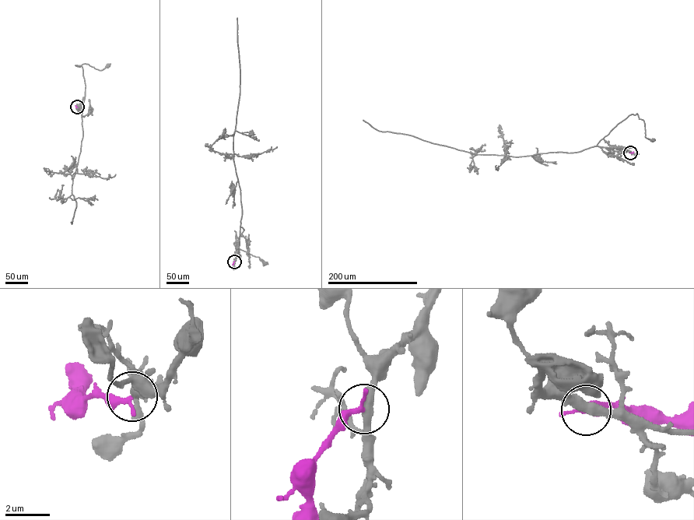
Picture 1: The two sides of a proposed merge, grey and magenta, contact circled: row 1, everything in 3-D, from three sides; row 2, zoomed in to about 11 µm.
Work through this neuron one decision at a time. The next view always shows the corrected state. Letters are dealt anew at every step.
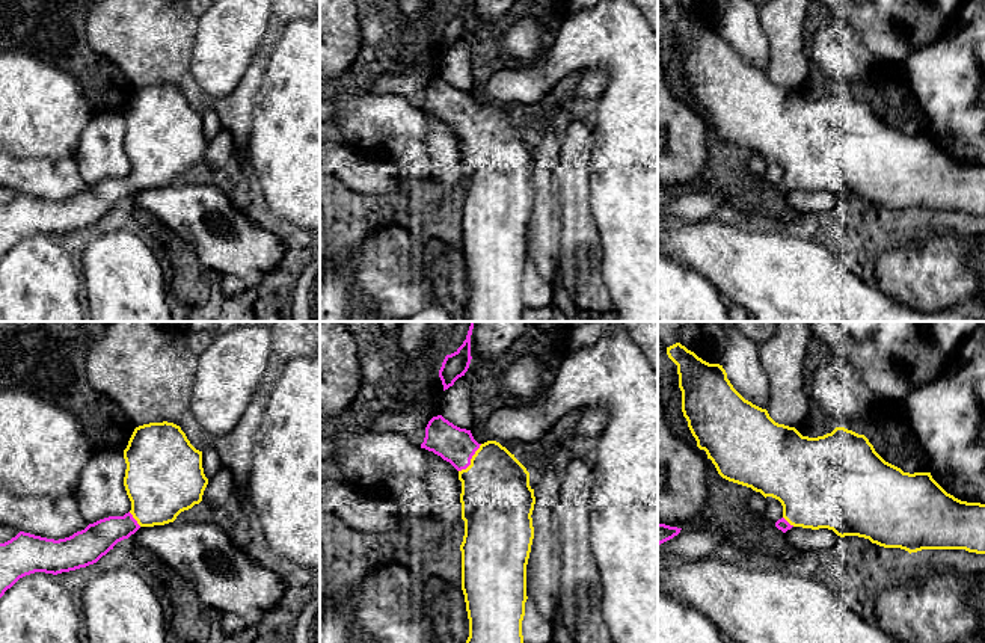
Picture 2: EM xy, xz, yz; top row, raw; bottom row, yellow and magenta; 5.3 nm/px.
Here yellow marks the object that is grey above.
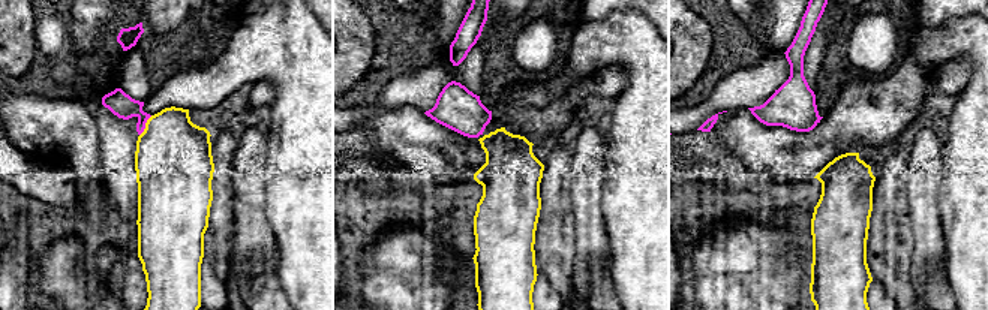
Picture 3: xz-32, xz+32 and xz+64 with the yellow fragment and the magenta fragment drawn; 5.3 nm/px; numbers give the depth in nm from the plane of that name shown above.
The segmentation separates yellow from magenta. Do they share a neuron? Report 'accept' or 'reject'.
accept

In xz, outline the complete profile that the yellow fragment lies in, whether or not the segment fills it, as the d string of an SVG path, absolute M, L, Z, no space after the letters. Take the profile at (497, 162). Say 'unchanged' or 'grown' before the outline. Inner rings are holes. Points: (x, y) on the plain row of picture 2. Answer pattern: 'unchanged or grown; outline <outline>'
grown; outline M442 77L425 89L421 110L433 113L459 133L462 143L462 252L469 281L465 305L468 322L520 322L523 312L522 282L525 278L526 226L534 201L534 151L529 134L496 103L478 106L471 92L460 91Z

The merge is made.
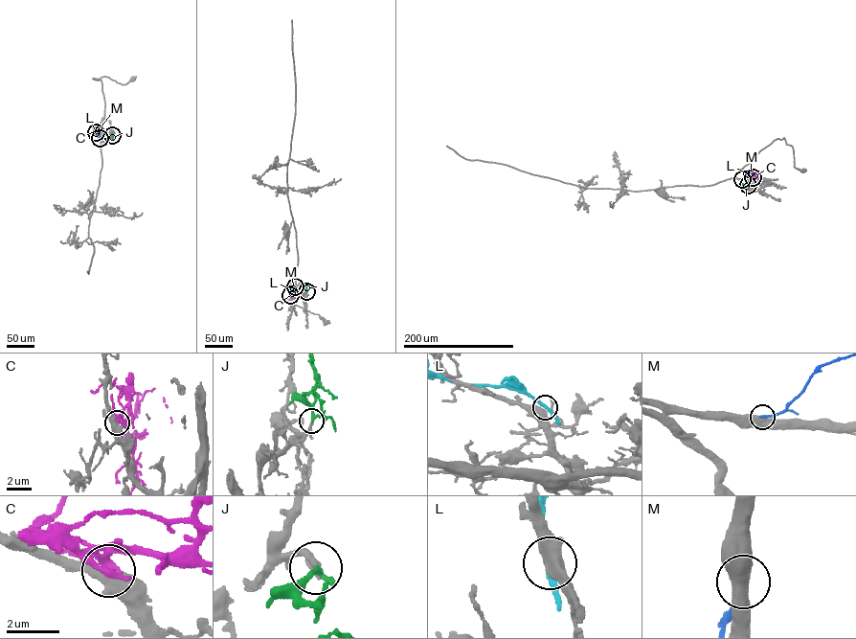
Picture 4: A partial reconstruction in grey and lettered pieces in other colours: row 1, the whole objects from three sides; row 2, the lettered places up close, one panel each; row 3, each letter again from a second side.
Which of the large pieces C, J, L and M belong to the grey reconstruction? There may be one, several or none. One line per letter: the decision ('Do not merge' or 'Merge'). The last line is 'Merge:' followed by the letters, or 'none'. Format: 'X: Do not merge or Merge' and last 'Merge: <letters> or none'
C: Merge
J: Merge
L: Do not merge
M: Do not merge
Merge: C, J

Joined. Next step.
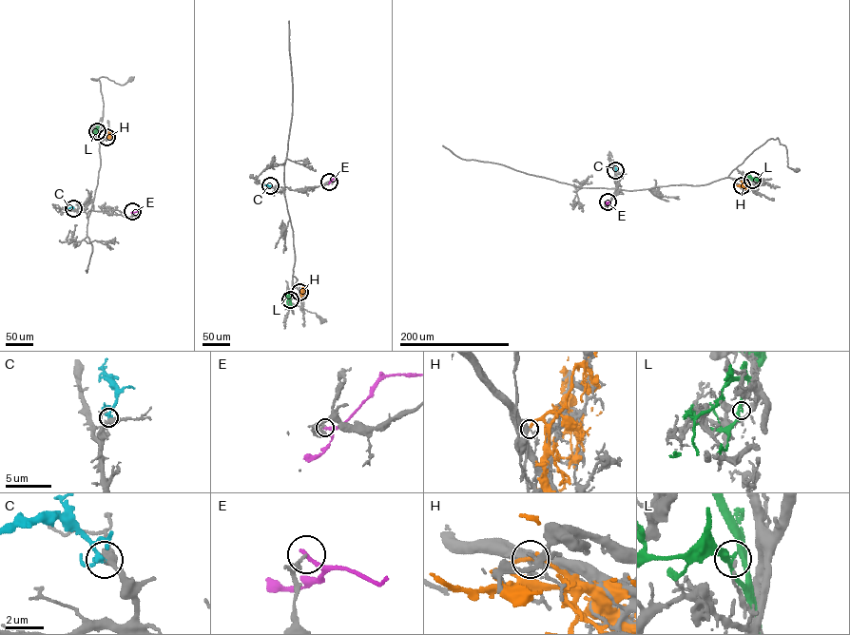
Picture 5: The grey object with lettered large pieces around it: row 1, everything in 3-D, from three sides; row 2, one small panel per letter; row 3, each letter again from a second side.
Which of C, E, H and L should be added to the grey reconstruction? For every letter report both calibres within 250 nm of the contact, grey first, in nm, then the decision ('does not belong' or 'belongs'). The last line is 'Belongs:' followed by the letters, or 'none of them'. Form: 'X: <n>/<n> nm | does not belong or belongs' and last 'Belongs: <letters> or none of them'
C: 380/190 nm | belongs
E: 180/260 nm | does not belong
H: 380/200 nm | does not belong
L: 110/300 nm | does not belong
Belongs: C

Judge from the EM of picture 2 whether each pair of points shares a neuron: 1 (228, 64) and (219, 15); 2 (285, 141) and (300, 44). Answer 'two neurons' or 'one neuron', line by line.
1: one neuron
2: one neuron

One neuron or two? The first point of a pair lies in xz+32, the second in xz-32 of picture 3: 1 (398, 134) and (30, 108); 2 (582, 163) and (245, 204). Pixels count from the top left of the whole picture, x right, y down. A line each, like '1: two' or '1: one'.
1: one
2: one

